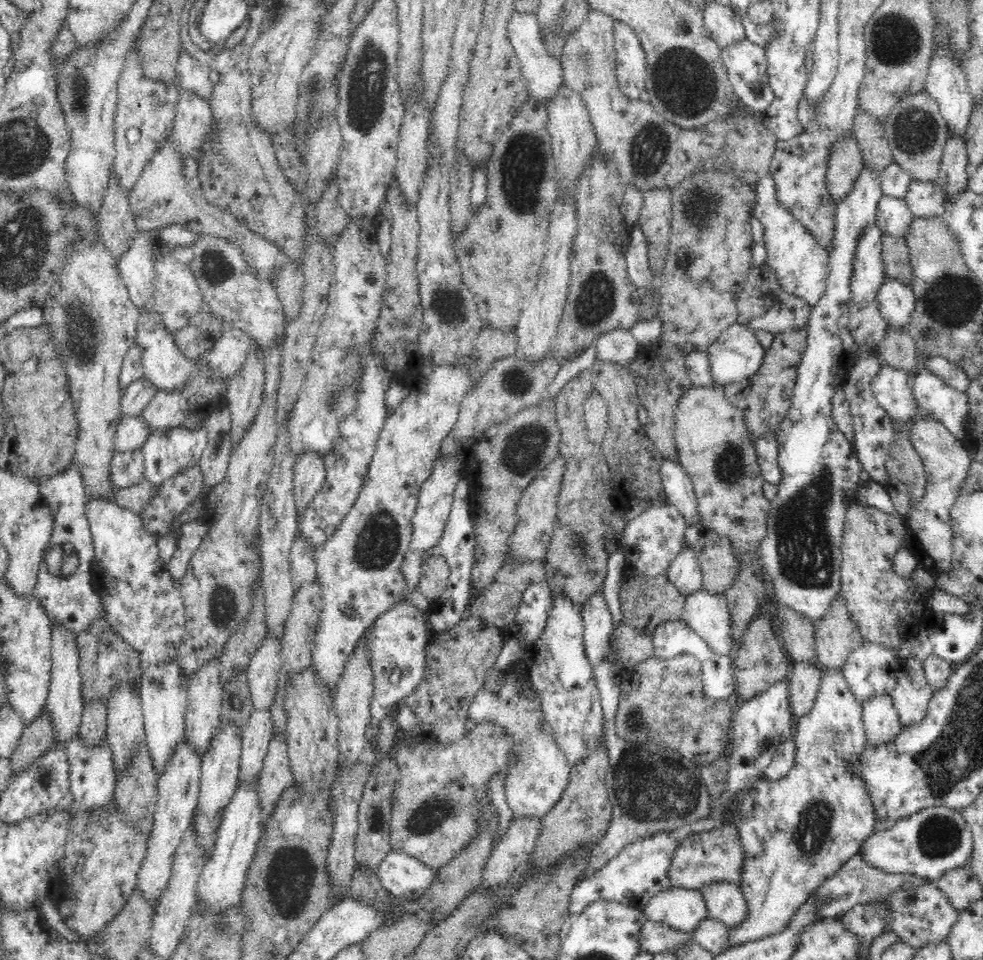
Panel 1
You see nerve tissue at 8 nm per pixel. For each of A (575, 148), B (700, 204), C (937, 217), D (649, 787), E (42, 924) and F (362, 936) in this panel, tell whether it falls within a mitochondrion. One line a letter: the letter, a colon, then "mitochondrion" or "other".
A: other
B: mitochondrion
C: other
D: mitochondrion
E: other
F: other

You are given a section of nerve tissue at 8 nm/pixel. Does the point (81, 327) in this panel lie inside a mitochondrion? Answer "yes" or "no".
yes

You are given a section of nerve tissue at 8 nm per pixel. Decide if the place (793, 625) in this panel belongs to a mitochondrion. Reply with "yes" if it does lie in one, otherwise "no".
no

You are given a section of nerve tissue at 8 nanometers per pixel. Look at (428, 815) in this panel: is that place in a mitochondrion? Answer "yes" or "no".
yes

